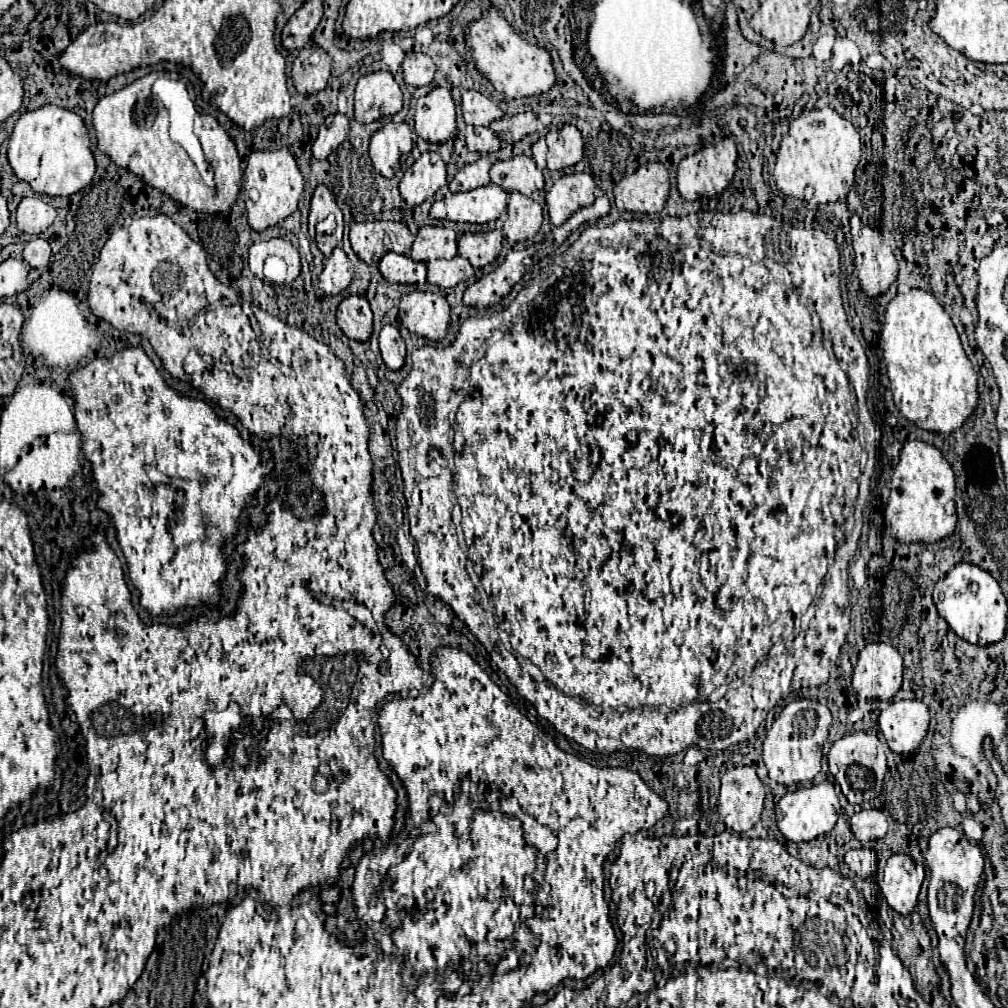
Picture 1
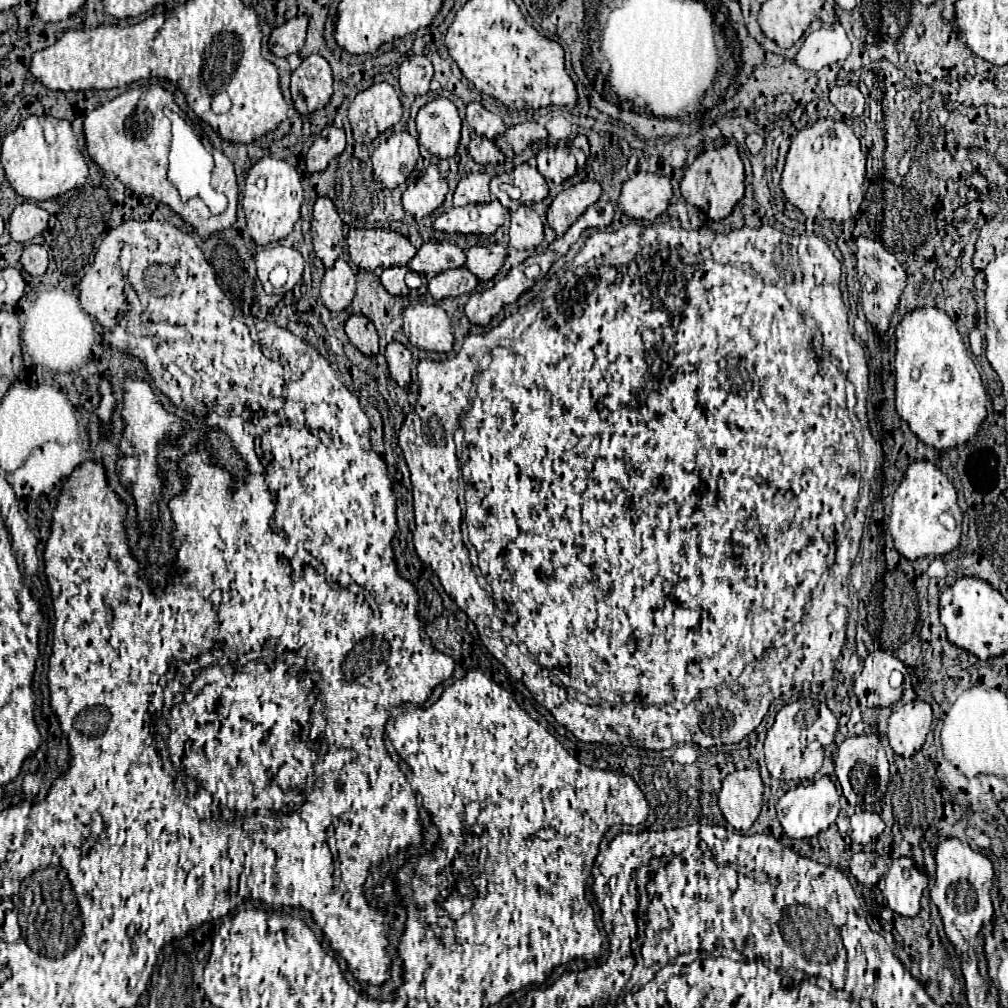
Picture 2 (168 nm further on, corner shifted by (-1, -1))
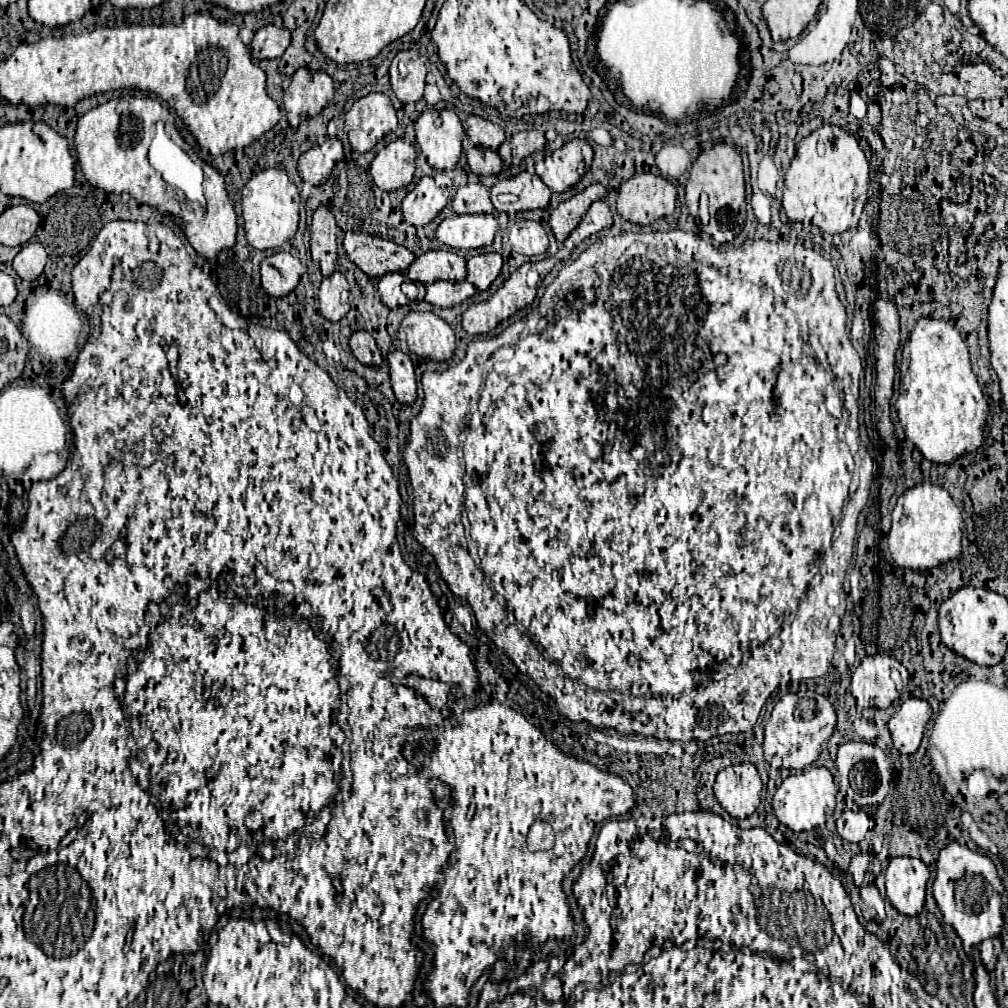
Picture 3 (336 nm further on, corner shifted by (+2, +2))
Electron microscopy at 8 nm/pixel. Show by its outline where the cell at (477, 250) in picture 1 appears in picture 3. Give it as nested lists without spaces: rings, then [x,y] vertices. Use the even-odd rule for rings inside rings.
[[[486,253],[486,255],[474,255],[468,259],[468,277],[476,289],[486,291],[492,281],[500,275],[502,269],[502,257],[500,253]]]

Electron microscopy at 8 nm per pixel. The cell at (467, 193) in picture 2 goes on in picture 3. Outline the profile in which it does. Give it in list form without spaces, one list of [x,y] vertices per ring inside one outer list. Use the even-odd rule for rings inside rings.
[[[470,183],[456,191],[452,209],[458,215],[474,215],[474,213],[496,213],[490,193],[482,183]]]

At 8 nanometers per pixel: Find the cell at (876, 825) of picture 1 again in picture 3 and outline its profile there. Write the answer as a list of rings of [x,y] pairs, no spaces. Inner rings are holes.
[[[844,811],[838,819],[836,819],[836,827],[838,827],[838,835],[844,841],[850,843],[858,843],[866,837],[868,829],[872,827],[872,819],[864,813],[864,811]]]

